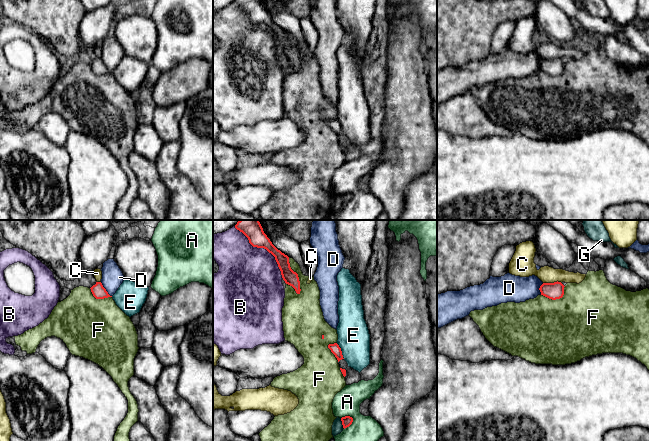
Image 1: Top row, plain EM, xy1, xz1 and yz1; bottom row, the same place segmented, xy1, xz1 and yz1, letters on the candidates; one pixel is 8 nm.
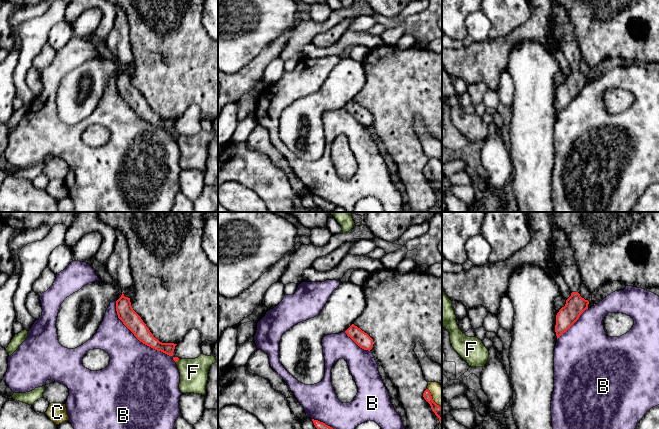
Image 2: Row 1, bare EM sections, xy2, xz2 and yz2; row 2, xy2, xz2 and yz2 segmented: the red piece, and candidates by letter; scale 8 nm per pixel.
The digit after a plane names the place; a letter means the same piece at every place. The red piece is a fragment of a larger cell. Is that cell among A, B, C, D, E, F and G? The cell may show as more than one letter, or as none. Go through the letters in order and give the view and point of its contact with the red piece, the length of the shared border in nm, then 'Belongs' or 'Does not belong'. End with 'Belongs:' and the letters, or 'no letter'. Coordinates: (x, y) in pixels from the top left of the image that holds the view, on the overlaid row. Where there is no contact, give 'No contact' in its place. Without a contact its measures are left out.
A: Touches red at xz1 (351, 423). Shared border 130 nm. Does not belong
B: Touches red at xy2 (139, 340). Shared border 700 nm. Does not belong
C: Touches red at yz1 (552, 283). Shared border 150 nm. Does not belong
D: Touches red at xy1 (105, 289). Shared border 150 nm. Does not belong
E: Touches red at xz1 (341, 351). Shared border 140 nm. Does not belong
F: Touches red at xz1 (297, 276). Shared border 320 nm. Does not belong
G: Touches red at xz1 (342, 423). Shared border 90 nm. Does not belong
Belongs: no letter

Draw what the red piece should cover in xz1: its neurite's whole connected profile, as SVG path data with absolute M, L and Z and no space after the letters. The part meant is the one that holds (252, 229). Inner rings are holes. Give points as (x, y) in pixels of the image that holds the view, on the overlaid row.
M239 220L235 228L248 238L249 243L253 247L264 248L275 257L285 283L292 286L297 294L300 294L299 277L298 274L291 269L289 257L272 244L264 233L259 220Z

